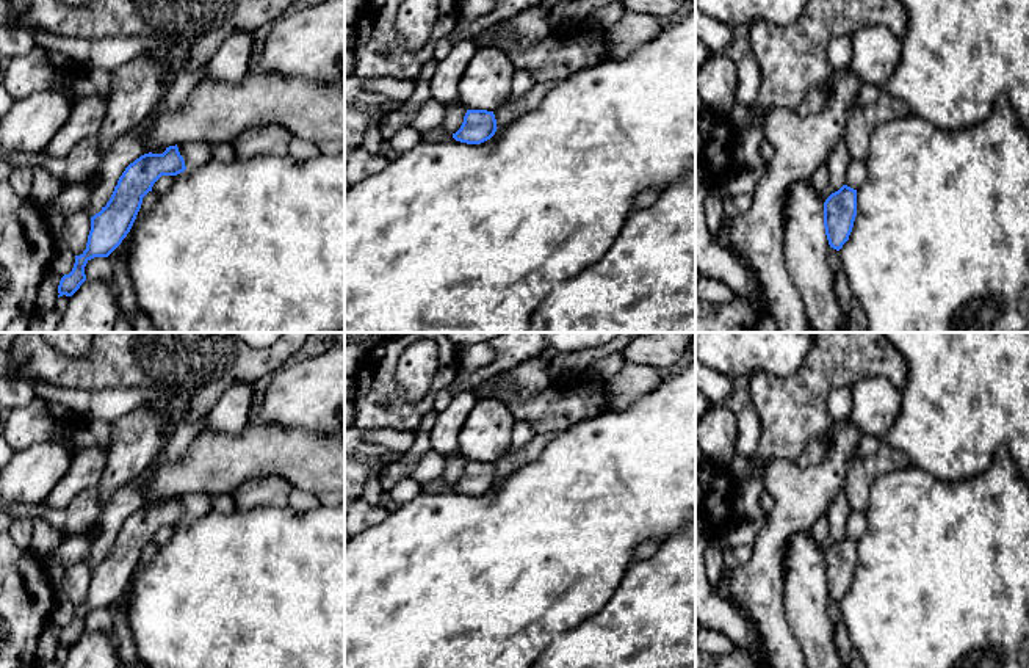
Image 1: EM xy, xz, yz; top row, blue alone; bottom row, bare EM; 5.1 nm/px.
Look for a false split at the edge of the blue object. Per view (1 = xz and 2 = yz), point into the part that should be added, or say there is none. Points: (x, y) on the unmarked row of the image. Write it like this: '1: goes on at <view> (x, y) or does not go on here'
1: does not go on here
2: does not go on here

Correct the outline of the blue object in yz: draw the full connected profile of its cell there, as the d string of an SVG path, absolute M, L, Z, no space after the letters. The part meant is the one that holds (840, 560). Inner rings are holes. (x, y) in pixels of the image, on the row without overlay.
M843 536L824 554L824 579L830 599L839 602L849 591L857 568L857 541Z

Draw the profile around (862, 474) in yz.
M888 444L863 459L854 461L844 480L843 491L852 511L865 511L869 503L869 489L877 477L908 467L910 458Z

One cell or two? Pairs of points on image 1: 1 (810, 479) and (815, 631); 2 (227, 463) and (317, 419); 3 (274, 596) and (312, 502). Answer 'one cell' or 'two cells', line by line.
1: two cells
2: two cells
3: two cells

